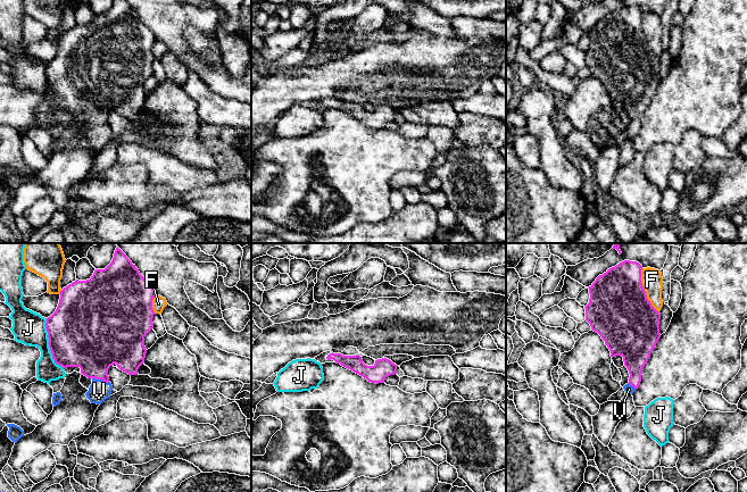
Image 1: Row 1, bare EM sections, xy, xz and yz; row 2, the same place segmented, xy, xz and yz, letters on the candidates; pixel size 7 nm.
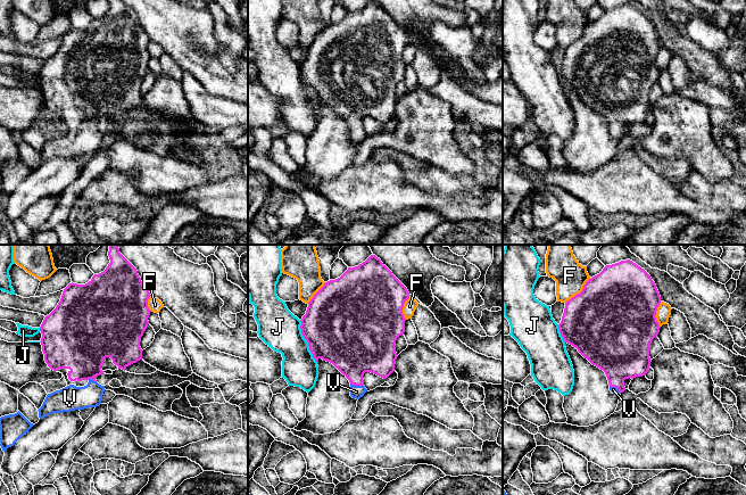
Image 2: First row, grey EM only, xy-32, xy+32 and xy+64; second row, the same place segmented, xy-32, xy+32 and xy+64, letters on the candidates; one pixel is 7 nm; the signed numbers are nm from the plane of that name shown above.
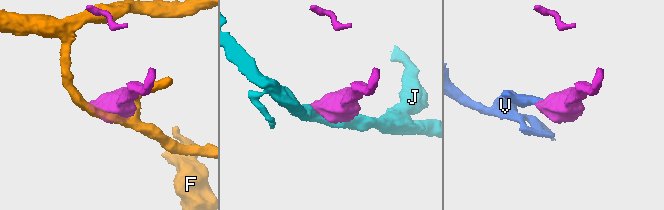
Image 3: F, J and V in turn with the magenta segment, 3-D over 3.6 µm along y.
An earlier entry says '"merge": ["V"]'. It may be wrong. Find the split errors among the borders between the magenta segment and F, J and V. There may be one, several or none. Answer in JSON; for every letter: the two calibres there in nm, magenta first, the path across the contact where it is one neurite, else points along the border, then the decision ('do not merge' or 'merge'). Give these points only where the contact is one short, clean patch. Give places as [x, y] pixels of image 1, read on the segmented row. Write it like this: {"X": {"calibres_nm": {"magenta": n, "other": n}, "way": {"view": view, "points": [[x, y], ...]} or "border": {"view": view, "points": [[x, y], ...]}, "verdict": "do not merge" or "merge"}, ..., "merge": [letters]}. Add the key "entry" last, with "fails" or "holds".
{"F": {"calibres_nm": {"magenta": 440, "other": 150}, "verdict": "do not merge"}, "J": {"calibres_nm": {"magenta": 480, "other": 240}, "border": {"view": "xy", "points": [[46, 318], [48, 347], [51, 357], [63, 368]]}, "verdict": "do not merge"}, "V": {"calibres_nm": {"magenta": 380, "other": 150}, "way": {"view": "xy", "points": [[93, 344], [94, 365], [100, 378], [99, 391]]}, "verdict": "merge"}, "merge": ["V"], "entry": "holds"}

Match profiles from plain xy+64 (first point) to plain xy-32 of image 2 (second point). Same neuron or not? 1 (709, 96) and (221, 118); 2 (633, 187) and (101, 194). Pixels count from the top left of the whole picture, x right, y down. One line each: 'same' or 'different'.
1: same
2: same

